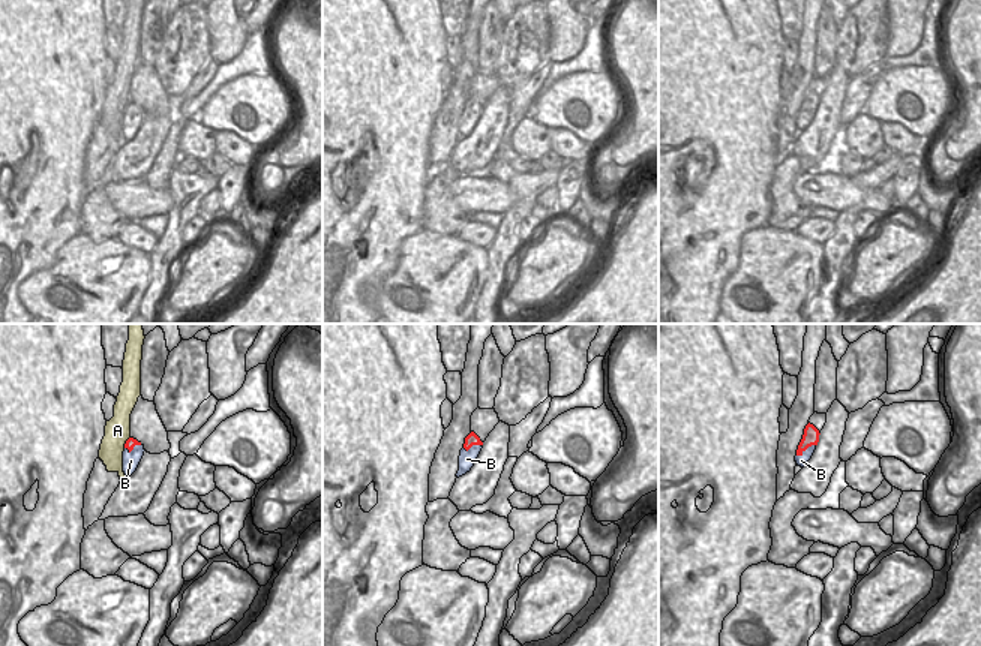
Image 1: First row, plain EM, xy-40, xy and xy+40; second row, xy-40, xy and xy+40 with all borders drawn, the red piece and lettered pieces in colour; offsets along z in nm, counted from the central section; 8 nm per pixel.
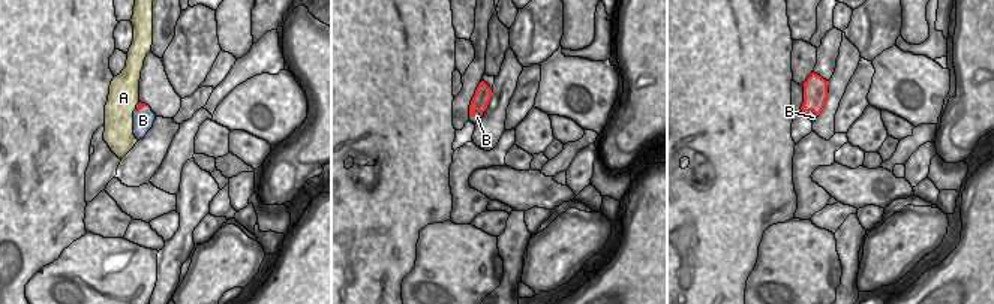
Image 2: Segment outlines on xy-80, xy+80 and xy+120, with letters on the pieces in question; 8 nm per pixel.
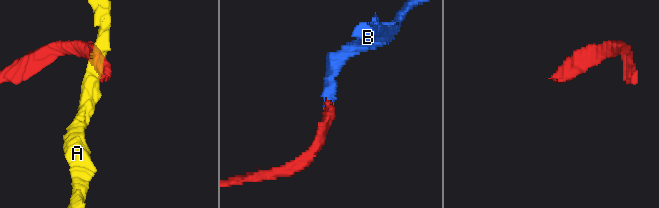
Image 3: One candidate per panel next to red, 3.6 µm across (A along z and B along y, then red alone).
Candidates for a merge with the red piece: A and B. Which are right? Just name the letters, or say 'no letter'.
no letter

